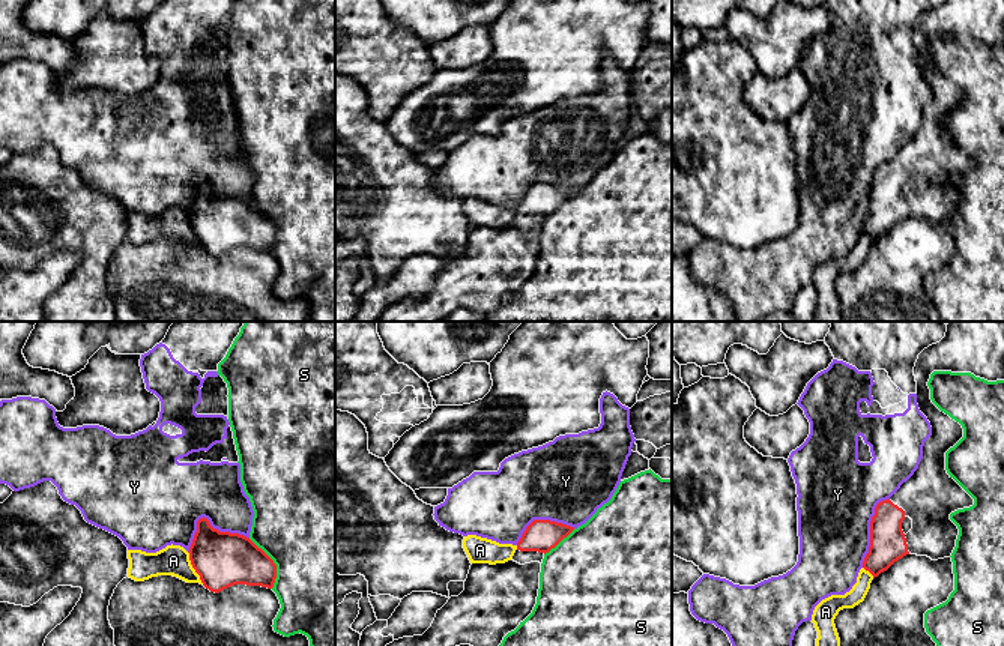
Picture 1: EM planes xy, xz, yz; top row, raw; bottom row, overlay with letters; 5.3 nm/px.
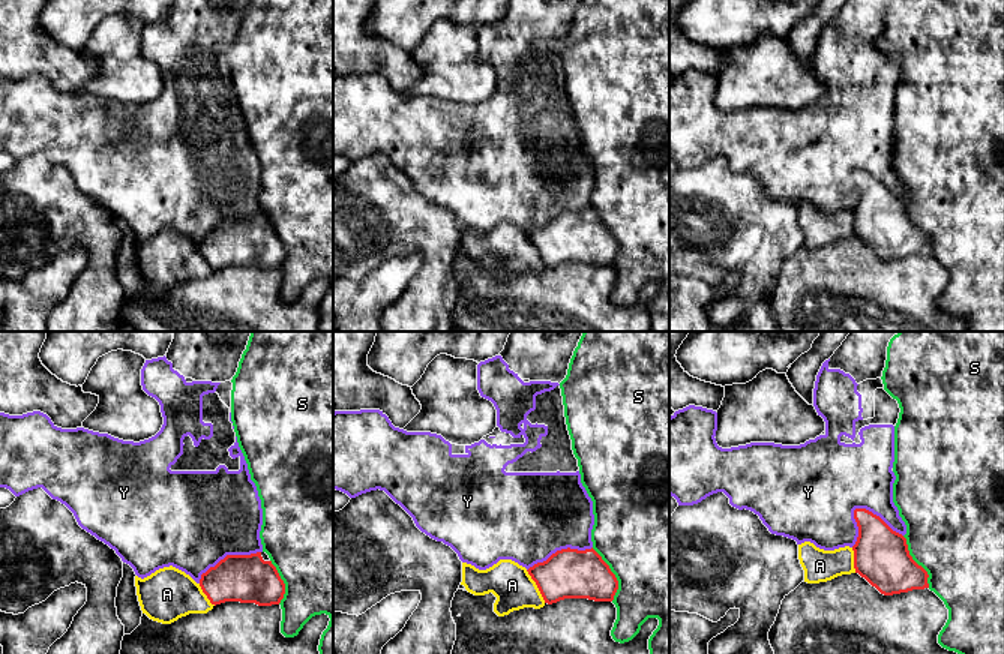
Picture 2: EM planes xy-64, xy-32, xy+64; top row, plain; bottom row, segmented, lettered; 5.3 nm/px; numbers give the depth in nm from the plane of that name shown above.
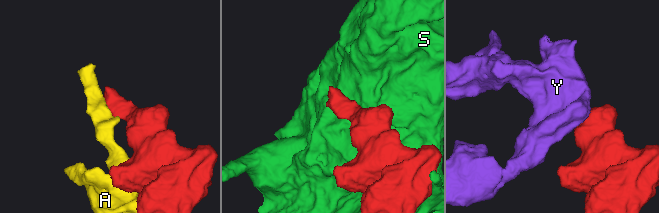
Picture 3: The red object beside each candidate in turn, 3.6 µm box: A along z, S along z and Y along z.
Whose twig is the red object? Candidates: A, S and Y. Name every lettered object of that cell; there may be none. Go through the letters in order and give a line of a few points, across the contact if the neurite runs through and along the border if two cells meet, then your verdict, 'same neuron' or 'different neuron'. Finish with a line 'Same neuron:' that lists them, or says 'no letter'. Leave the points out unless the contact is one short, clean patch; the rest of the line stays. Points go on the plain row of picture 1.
A: different neuron
S: different neuron
Y: different neuron
Same neuron: no letter

